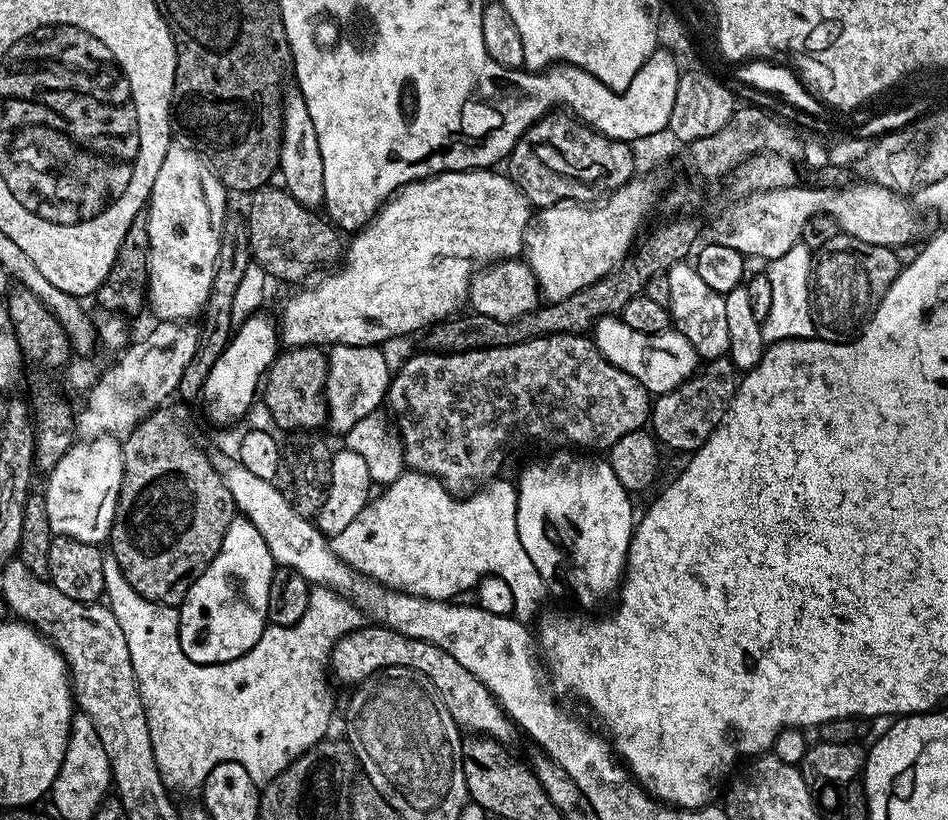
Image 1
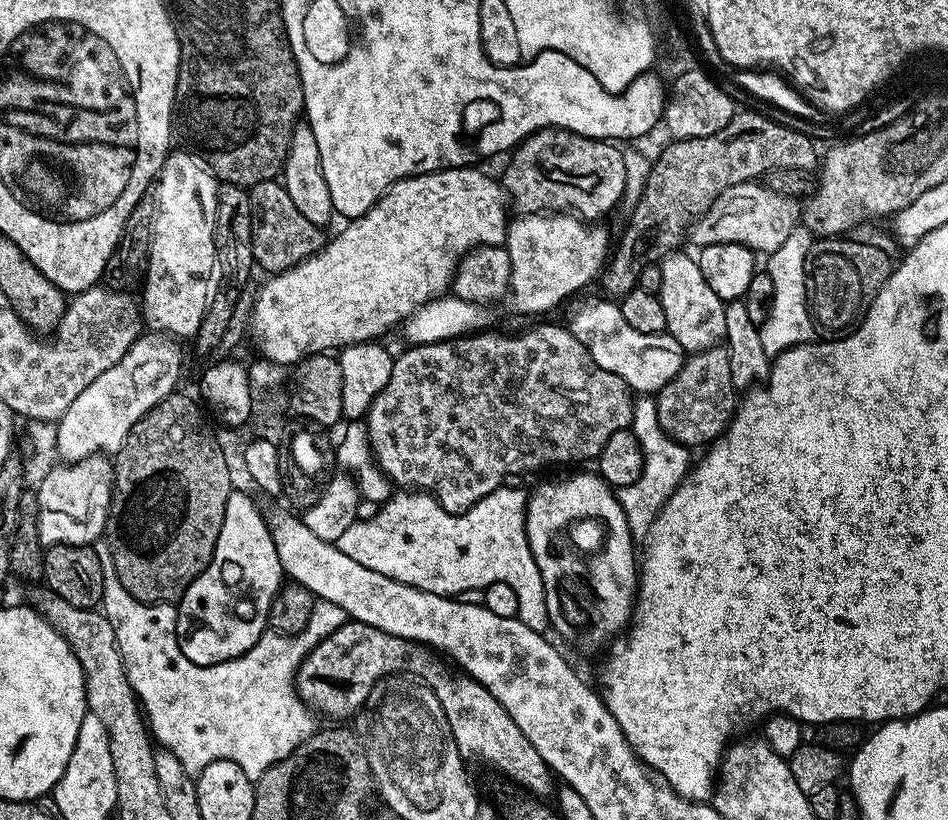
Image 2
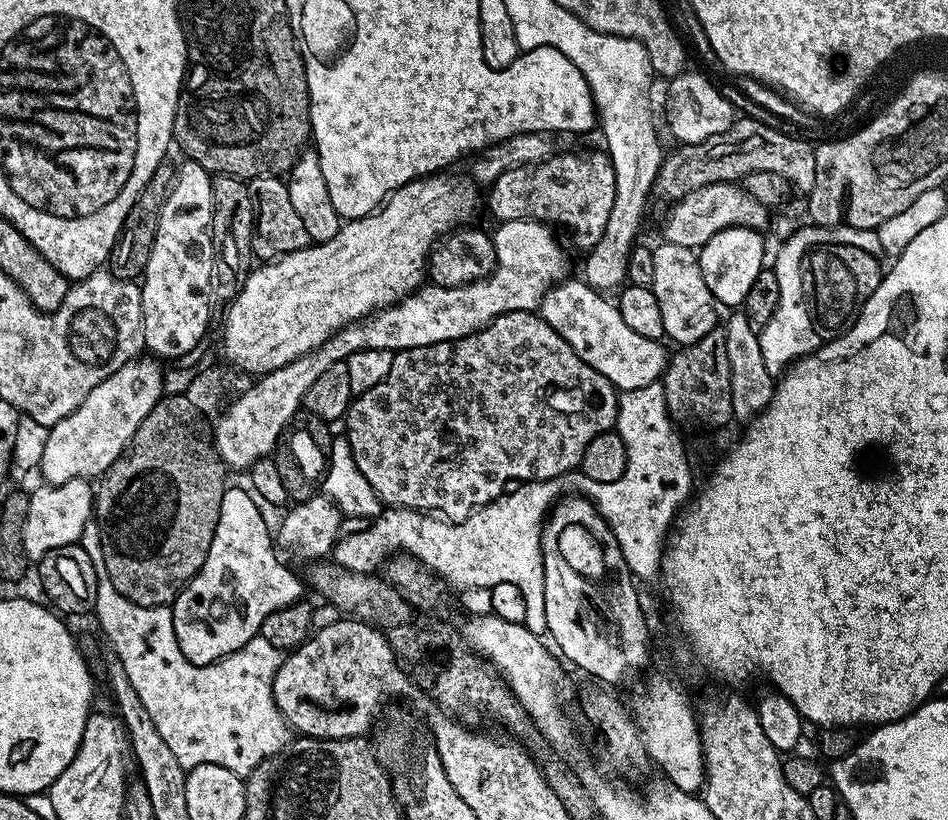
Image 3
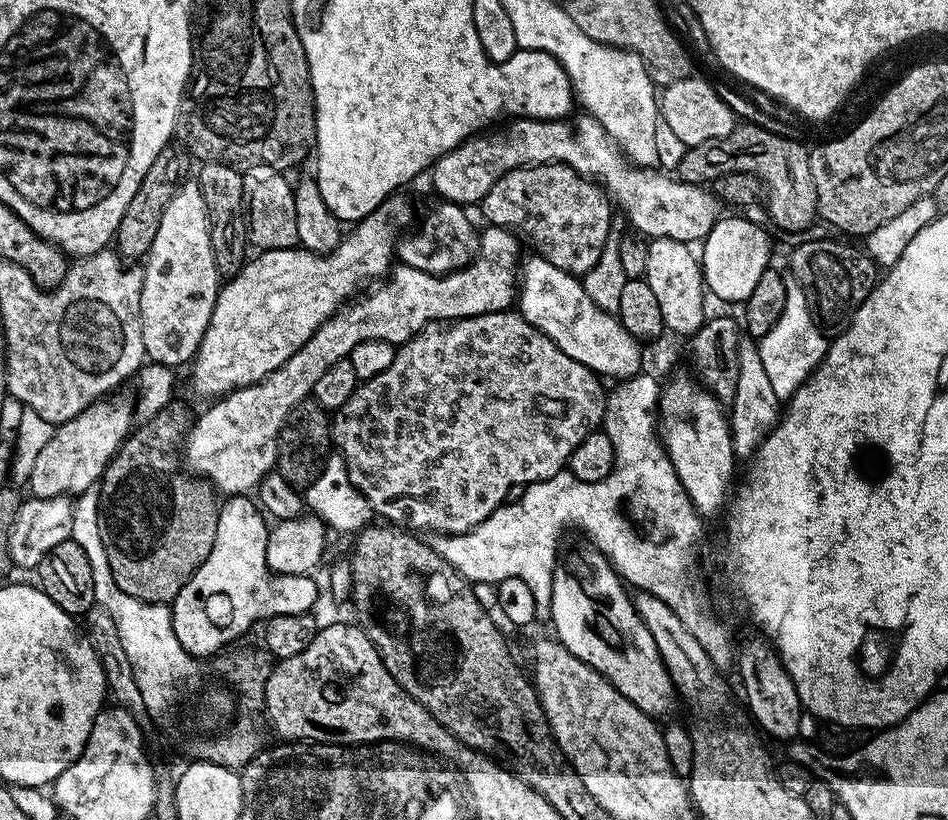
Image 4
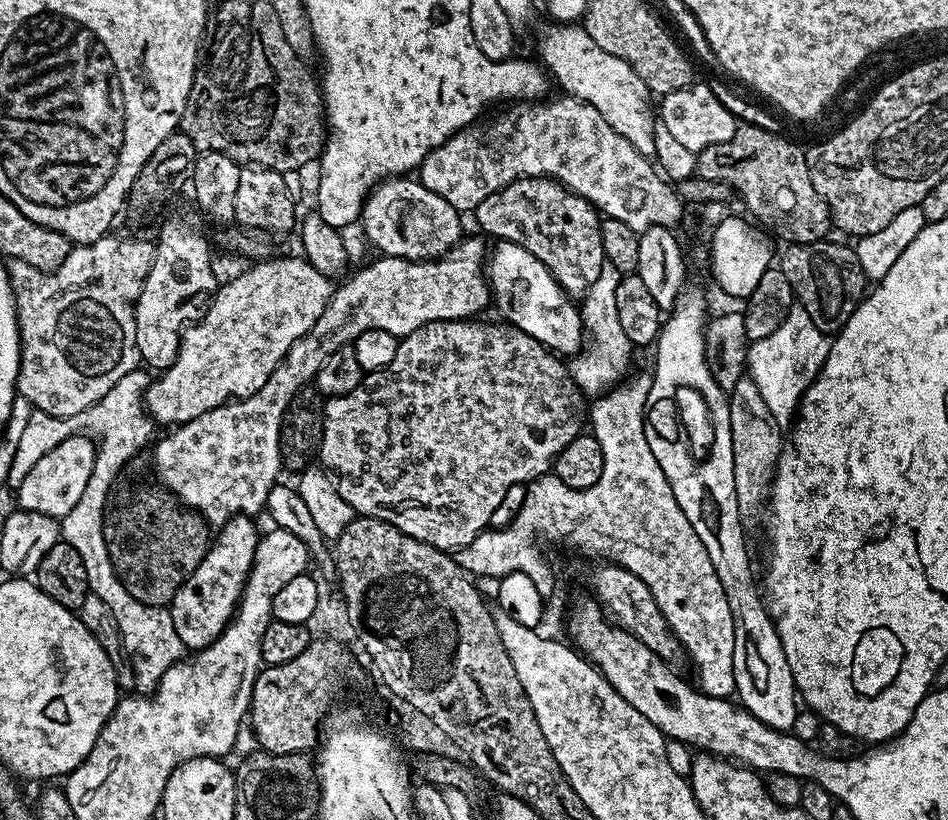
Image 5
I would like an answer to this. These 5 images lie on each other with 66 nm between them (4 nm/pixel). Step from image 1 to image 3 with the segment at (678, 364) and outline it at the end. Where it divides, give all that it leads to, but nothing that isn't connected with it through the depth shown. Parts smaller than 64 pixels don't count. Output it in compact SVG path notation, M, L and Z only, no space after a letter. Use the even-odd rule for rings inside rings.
M565 279L548 289L540 301L538 315L558 335L566 338L582 362L598 370L598 374L602 374L620 392L638 390L642 386L657 383L663 377L666 367L665 345L659 340L642 338L642 334L630 330L611 299L603 300L605 297L583 279L572 279Z

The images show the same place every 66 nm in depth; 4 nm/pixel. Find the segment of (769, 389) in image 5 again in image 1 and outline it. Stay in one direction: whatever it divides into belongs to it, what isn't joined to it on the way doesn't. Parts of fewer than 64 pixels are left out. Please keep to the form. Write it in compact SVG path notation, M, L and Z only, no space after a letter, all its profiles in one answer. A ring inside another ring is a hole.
M802 242L790 246L782 258L767 261L766 275L770 278L770 314L762 321L760 329L765 345L779 340L811 340L818 329L812 314L810 285L814 275L814 252Z

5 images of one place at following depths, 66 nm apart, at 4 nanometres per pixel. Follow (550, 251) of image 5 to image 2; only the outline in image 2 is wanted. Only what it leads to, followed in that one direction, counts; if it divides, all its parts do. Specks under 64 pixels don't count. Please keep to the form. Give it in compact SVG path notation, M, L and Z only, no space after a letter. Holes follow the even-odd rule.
M542 128L533 132L511 153L512 161L504 168L502 183L511 207L520 214L575 214L585 221L596 222L612 207L619 205L626 186L624 152L615 143L574 134L568 128Z

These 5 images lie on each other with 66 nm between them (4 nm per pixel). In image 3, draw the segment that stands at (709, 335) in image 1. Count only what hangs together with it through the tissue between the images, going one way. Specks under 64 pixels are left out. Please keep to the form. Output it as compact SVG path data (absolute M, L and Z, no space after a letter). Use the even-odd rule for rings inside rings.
M660 242L660 245L652 248L652 254L654 280L651 289L654 298L658 298L658 307L662 310L665 337L669 341L672 339L676 346L693 344L698 342L698 338L706 338L706 334L710 334L717 327L718 304L702 278L697 253L686 246Z

